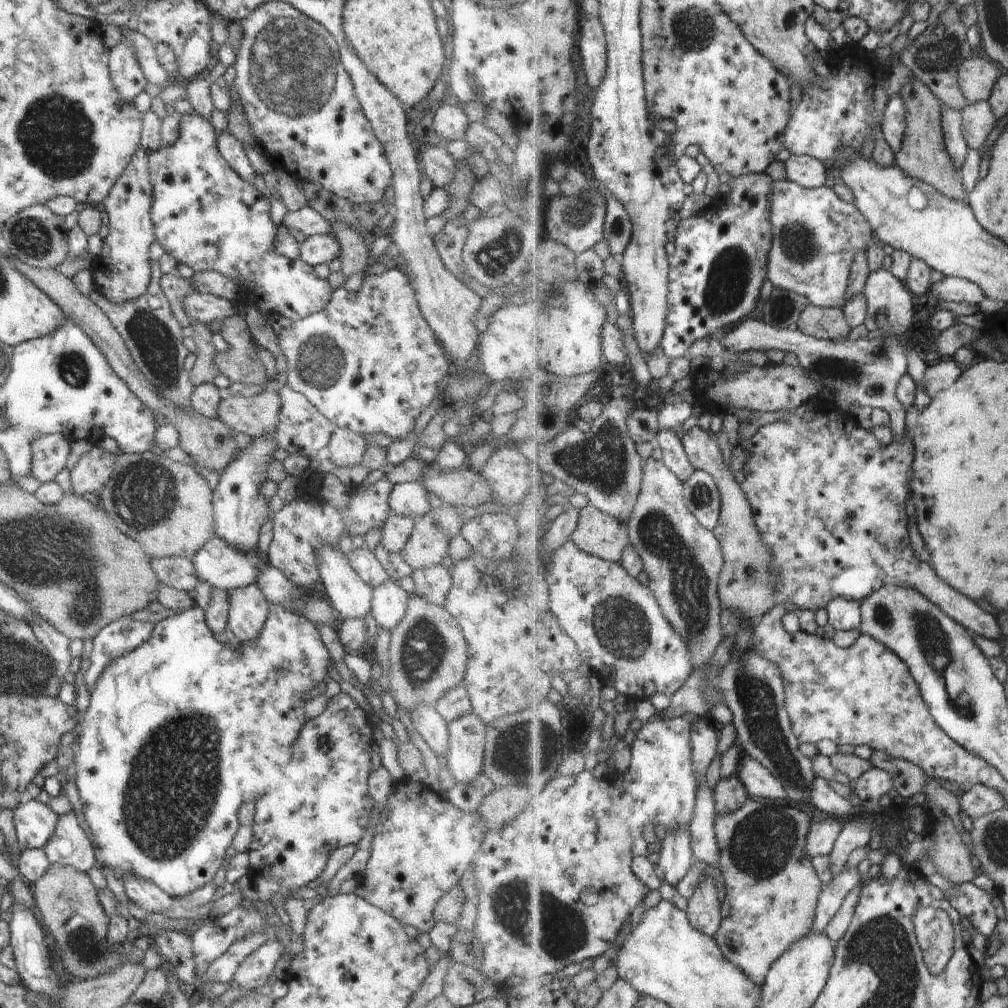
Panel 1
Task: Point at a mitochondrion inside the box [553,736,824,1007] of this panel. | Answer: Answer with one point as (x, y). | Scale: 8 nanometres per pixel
(760, 847)

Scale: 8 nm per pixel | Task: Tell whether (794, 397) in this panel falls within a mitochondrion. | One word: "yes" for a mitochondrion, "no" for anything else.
no

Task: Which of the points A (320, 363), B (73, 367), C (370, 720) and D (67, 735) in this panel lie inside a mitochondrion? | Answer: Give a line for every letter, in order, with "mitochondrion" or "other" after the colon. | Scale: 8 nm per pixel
A: mitochondrion
B: mitochondrion
C: other
D: other

